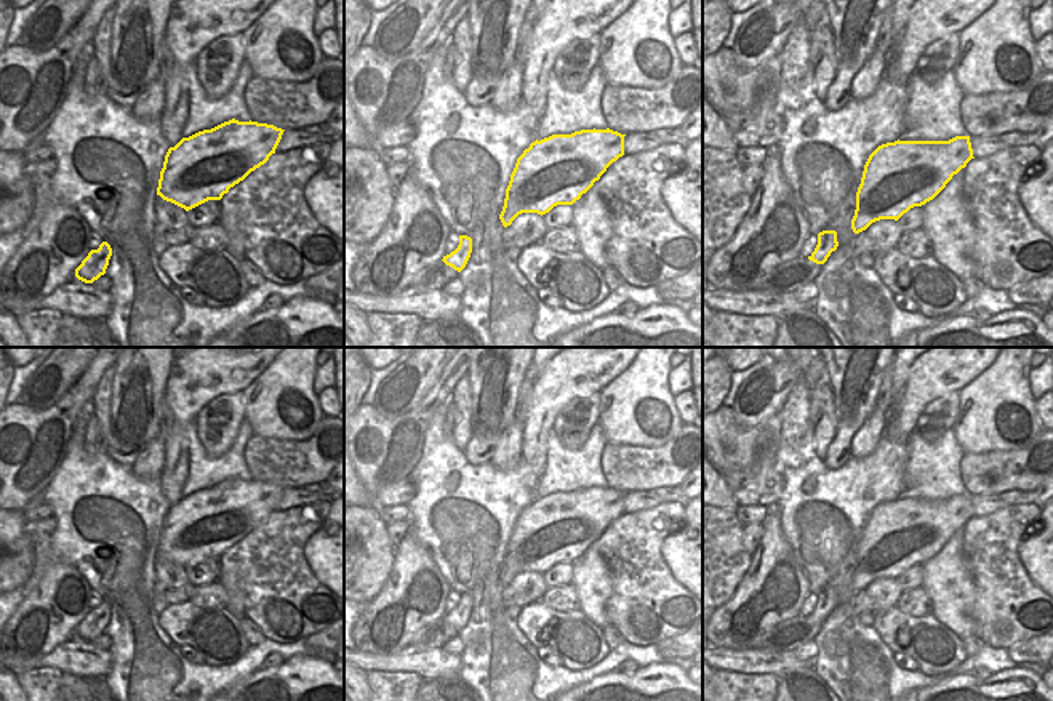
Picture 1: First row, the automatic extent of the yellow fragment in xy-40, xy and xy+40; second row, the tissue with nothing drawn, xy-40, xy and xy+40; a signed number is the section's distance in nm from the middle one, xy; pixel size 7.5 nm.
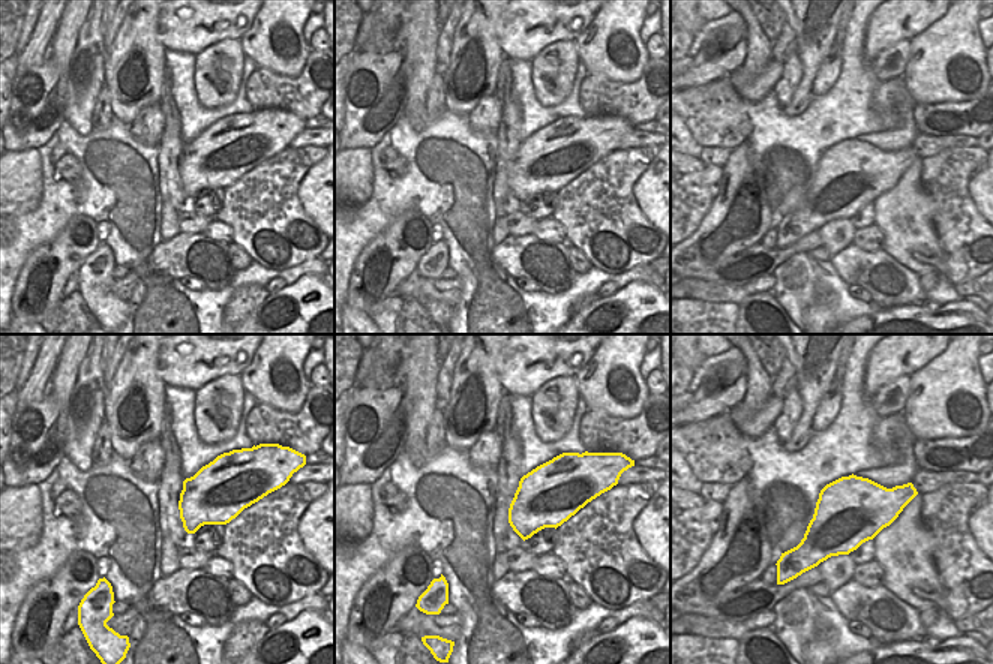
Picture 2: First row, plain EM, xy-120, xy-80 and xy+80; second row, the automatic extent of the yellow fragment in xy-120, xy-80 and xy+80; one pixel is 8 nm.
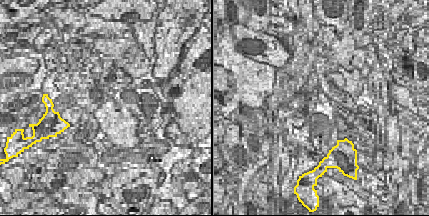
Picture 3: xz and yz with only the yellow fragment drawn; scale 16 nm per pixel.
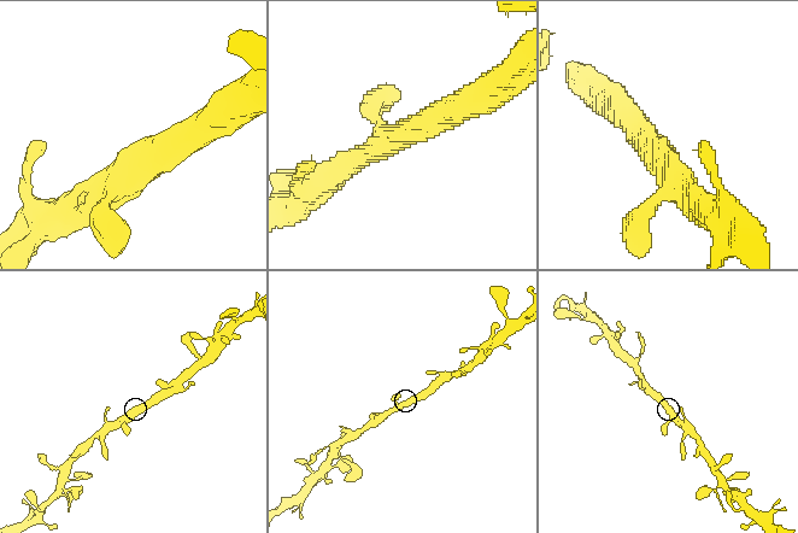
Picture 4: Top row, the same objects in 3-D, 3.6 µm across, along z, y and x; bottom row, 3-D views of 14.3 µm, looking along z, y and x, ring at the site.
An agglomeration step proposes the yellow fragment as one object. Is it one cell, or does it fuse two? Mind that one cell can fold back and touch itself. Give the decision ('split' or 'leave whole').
leave whole

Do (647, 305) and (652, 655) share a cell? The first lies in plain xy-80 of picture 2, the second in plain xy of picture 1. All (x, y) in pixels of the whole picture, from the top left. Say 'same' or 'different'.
different

